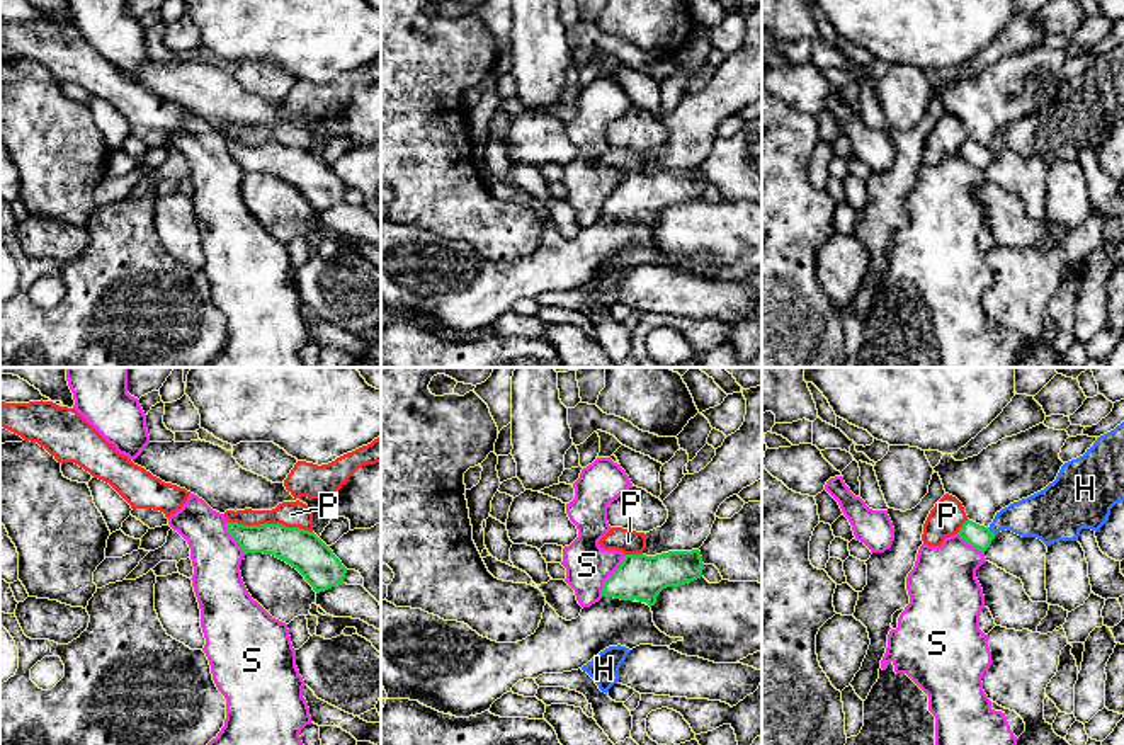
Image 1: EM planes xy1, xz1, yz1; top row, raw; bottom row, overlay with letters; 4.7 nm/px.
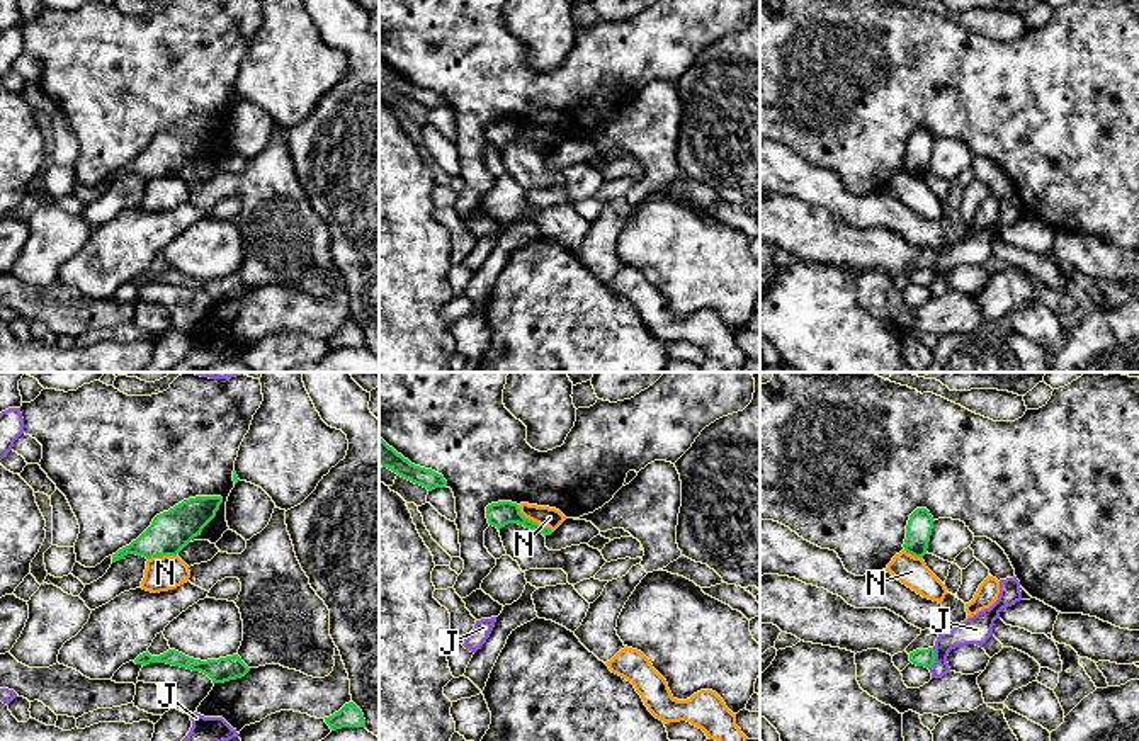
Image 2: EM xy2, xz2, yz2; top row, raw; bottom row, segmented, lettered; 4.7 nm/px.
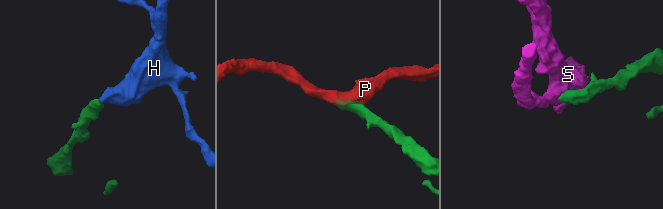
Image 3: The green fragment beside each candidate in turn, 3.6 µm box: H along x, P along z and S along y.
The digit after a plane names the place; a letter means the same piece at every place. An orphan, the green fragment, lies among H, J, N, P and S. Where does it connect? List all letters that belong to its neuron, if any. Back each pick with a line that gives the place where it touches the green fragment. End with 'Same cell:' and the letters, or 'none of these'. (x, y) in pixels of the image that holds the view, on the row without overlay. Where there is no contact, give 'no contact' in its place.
H: meets green in yz1 at (990, 150)
Same cell: H

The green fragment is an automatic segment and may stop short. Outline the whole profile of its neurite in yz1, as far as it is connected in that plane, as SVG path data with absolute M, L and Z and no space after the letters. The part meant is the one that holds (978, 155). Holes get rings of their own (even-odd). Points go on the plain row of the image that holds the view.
M1124 41L1097 56L1083 75L1064 82L1056 99L1044 109L1002 128L988 146L968 138L957 153L981 172L1005 148L1022 156L1037 156L1046 165L1058 160L1078 160L1081 148L1097 151L1109 139L1110 128L1119 121L1124 121Z

